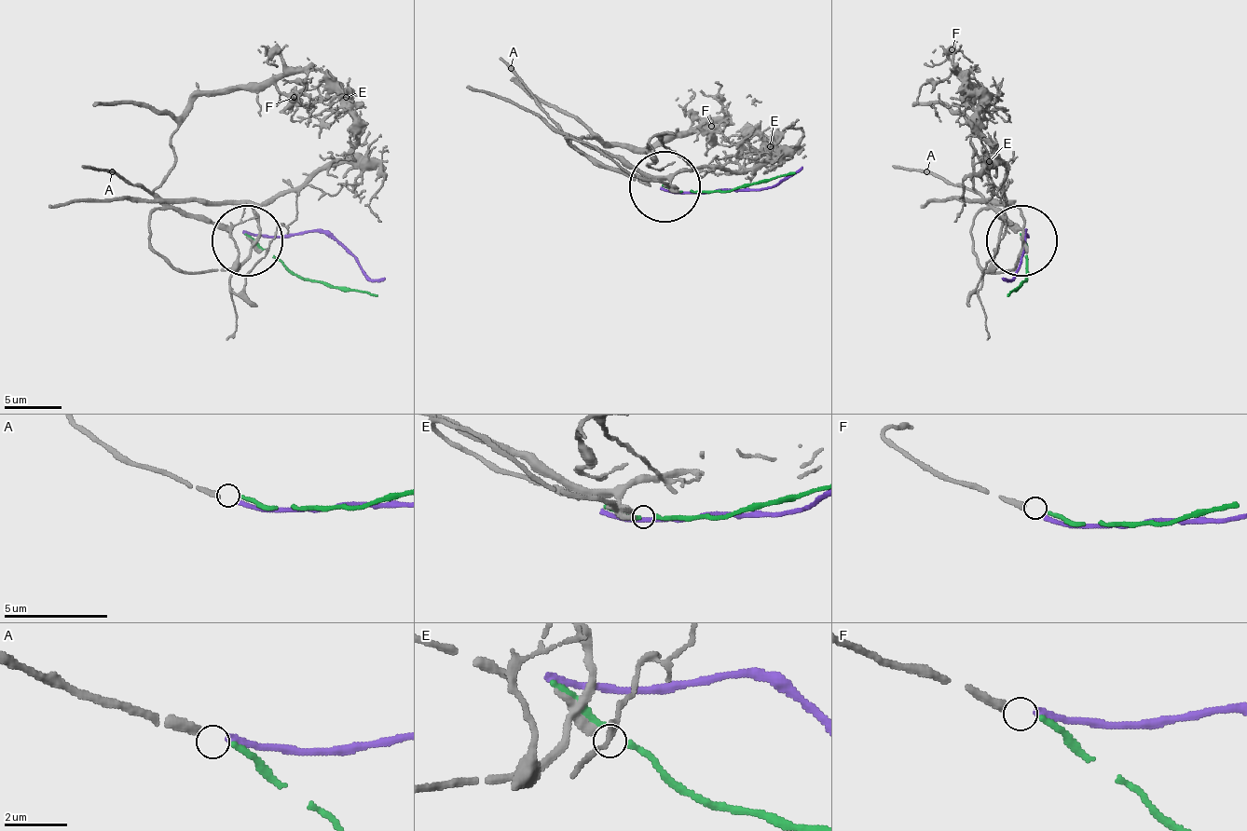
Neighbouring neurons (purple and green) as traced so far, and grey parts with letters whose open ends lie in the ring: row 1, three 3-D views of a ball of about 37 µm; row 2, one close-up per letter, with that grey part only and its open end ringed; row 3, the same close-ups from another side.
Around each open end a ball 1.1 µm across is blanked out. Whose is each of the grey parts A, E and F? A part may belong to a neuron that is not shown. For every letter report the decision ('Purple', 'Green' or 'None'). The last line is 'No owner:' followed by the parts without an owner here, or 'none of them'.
A: Purple
E: None
F: Green
No owner: E

